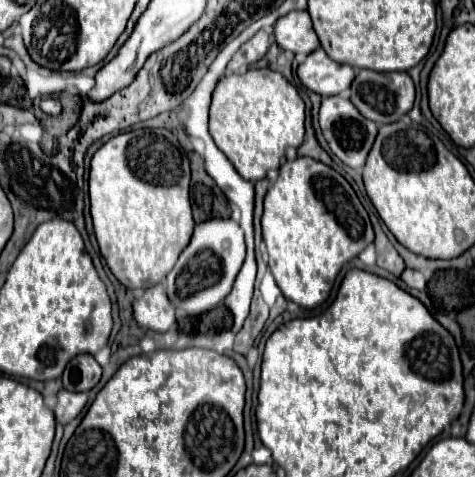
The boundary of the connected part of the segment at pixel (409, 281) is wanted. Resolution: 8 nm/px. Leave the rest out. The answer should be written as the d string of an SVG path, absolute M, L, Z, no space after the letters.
M405 268L405 270L403 270L401 280L403 280L409 288L417 288L417 290L423 290L425 284L427 284L425 276L423 276L421 272L417 272L417 270L411 270L411 268Z

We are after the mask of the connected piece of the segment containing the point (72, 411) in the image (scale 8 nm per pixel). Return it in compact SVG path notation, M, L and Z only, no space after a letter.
M59 390L57 394L57 406L53 410L55 420L59 424L69 424L87 404L87 394L75 394L75 392L67 392L67 390Z

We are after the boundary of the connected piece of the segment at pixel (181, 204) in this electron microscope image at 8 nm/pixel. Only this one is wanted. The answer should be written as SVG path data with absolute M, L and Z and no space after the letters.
M139 128L117 134L93 154L89 168L93 230L101 256L125 288L149 288L163 282L175 266L181 250L189 244L195 227L189 200L189 178L189 162L181 152L179 140L165 128Z

